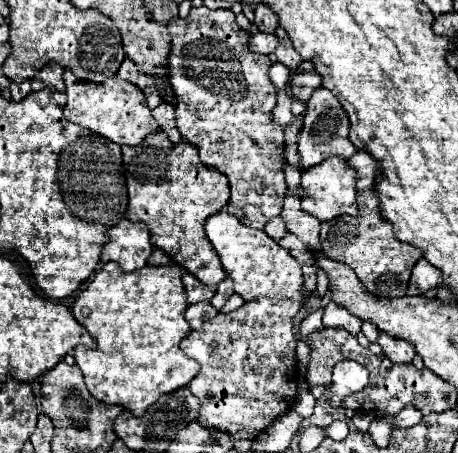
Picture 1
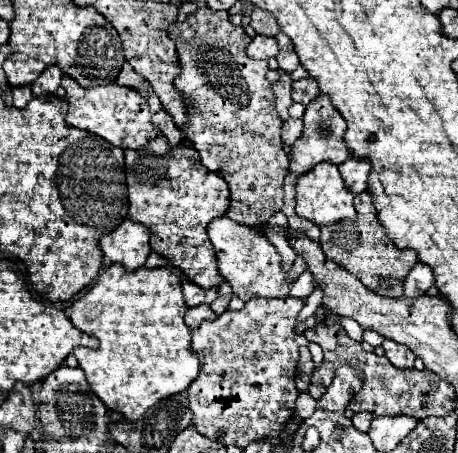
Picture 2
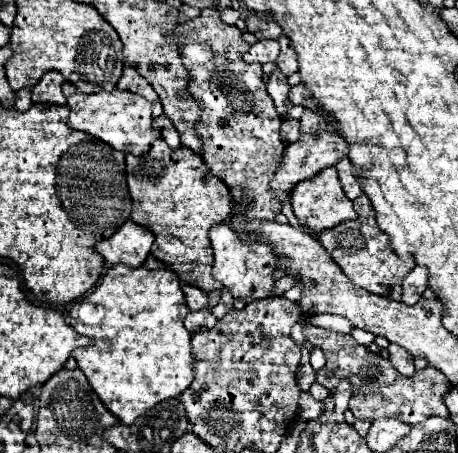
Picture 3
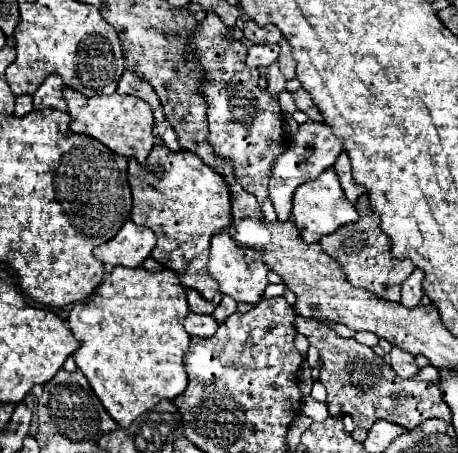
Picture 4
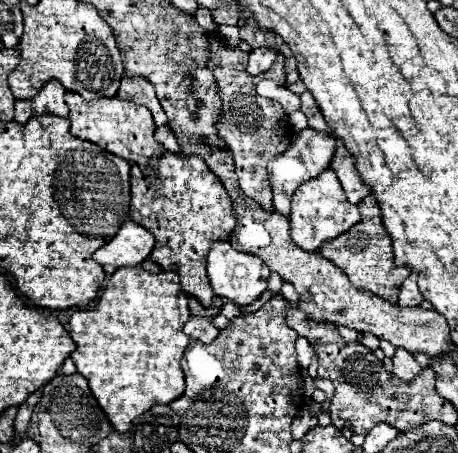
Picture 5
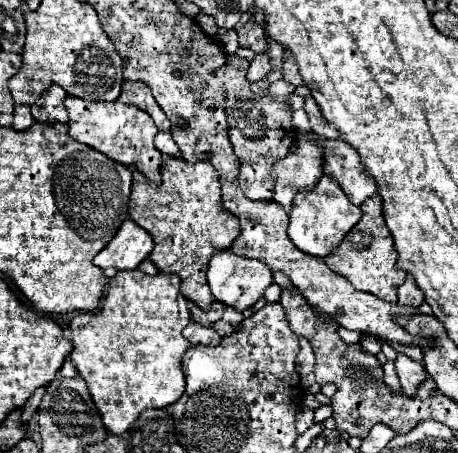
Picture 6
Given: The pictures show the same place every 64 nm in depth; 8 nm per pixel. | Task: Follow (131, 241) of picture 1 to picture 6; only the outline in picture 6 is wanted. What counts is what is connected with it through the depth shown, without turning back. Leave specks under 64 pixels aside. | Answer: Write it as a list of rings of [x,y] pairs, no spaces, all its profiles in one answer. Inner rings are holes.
[[[124,220],[110,244],[100,250],[94,258],[94,264],[102,270],[134,270],[138,264],[150,256],[154,248],[152,236],[132,220]]]

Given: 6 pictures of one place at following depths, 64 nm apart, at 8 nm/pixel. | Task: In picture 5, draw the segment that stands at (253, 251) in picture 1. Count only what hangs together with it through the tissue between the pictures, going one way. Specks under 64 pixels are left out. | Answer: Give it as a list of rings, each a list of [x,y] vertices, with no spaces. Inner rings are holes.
[[[230,242],[212,244],[206,268],[208,268],[208,278],[210,278],[214,294],[220,298],[226,298],[238,306],[248,306],[256,298],[260,298],[260,294],[266,290],[266,282],[270,276],[270,268],[260,258],[234,250],[230,246]]]

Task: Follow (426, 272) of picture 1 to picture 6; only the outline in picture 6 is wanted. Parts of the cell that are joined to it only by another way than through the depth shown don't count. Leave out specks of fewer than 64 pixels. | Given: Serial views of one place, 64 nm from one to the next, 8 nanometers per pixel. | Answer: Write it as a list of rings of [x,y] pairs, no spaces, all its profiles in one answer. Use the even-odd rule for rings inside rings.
[[[408,274],[404,284],[398,288],[398,304],[400,306],[410,306],[410,308],[418,308],[424,302],[424,294],[420,292],[420,288],[416,286],[414,278]]]

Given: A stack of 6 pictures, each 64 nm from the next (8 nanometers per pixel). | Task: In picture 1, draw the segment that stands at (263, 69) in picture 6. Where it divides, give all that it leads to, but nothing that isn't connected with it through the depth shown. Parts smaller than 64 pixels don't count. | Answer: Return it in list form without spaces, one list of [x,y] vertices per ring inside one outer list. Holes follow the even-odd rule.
[[[258,32],[250,38],[250,52],[254,54],[272,54],[274,50],[278,48],[278,40],[274,34],[264,34],[264,32]]]

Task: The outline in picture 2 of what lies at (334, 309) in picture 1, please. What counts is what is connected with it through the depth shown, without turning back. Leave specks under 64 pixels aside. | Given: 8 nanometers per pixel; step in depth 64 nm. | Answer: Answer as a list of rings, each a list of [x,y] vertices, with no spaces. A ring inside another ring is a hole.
[[[330,314],[326,324],[328,324],[328,326],[338,324],[338,326],[342,326],[342,328],[346,330],[346,334],[348,334],[352,340],[358,340],[358,342],[364,340],[364,330],[360,328],[360,324],[356,324],[356,320],[350,320],[350,318],[342,318],[342,316],[334,316],[334,314]]]

